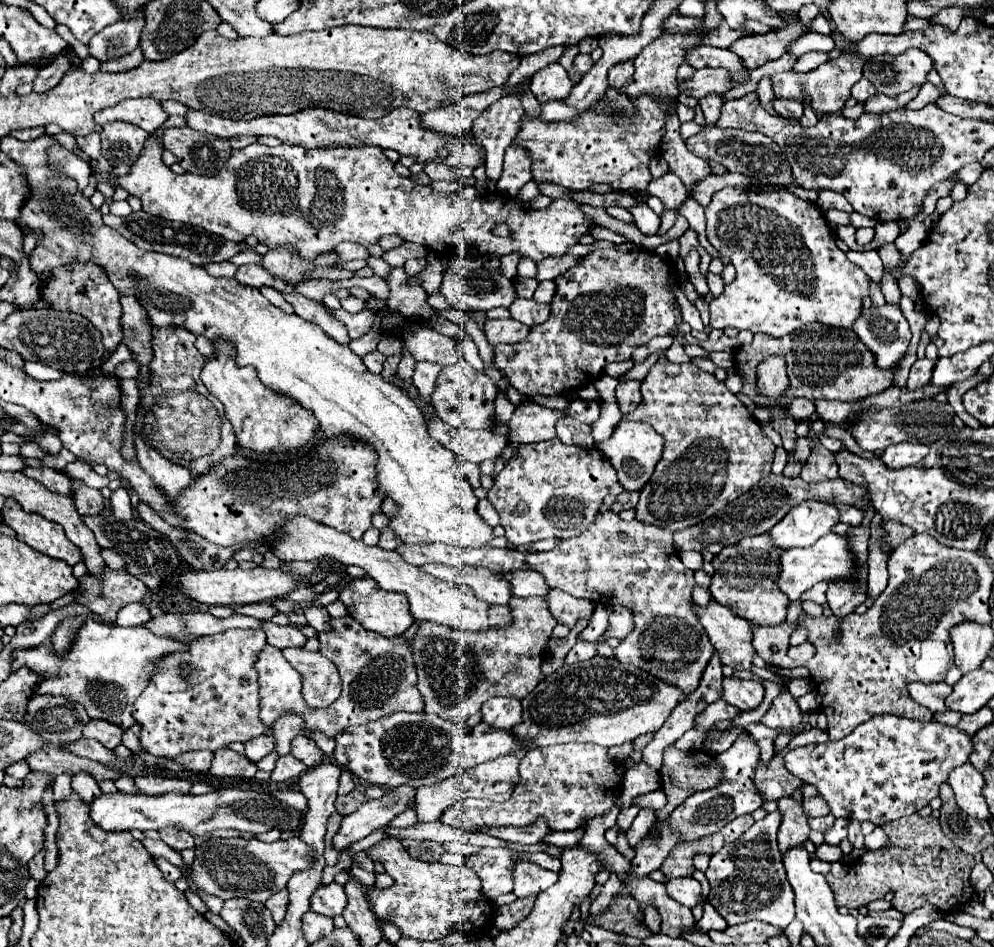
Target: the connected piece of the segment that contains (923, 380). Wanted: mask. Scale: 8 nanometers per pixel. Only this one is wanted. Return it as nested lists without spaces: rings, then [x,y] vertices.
[[[916,359],[916,363],[910,369],[910,377],[908,377],[908,389],[910,391],[926,385],[932,379],[934,363],[936,361],[932,361],[932,359]]]

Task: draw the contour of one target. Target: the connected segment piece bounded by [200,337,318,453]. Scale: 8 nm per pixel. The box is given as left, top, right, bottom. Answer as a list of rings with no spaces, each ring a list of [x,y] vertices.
[[[220,337],[212,345],[214,345],[214,357],[206,359],[200,379],[206,385],[206,389],[224,403],[226,419],[232,423],[238,443],[256,453],[272,453],[272,451],[288,453],[306,447],[312,441],[314,431],[318,429],[312,411],[308,411],[288,395],[264,387],[254,367],[238,367],[236,347],[230,341],[226,343]]]

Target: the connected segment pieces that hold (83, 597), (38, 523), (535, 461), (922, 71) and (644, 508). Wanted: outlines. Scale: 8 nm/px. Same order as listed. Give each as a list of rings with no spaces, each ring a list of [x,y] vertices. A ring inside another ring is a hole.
[[[104,569],[100,577],[86,573],[80,577],[78,593],[74,593],[74,601],[84,605],[98,623],[116,623],[118,611],[128,605],[142,601],[146,593],[146,585],[130,575],[126,569]]]
[[[6,499],[2,507],[2,517],[8,527],[12,527],[20,541],[32,549],[52,557],[62,559],[68,565],[76,565],[82,555],[78,547],[64,535],[64,529],[38,513],[26,513],[16,499]]]
[[[552,439],[522,445],[518,457],[506,463],[504,473],[494,477],[486,499],[500,513],[506,539],[514,545],[524,545],[540,539],[570,539],[580,535],[598,515],[602,499],[622,491],[614,467],[598,449],[582,449]]]
[[[908,49],[902,55],[880,55],[876,59],[866,59],[864,77],[876,87],[878,93],[898,95],[914,85],[926,81],[932,69],[932,59],[924,51]]]
[[[660,357],[642,381],[642,401],[640,405],[624,415],[628,421],[650,423],[664,439],[664,455],[652,479],[640,491],[640,501],[636,505],[636,519],[648,525],[666,527],[670,531],[682,531],[700,521],[712,517],[716,511],[726,507],[730,501],[750,491],[762,477],[770,473],[774,443],[762,433],[760,423],[750,415],[742,401],[728,391],[728,387],[714,375],[702,371],[694,363],[674,365],[666,357]]]

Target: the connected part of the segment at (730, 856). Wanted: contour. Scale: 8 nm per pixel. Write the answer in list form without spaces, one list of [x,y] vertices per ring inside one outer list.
[[[780,811],[768,813],[732,845],[724,845],[716,855],[710,857],[706,877],[710,881],[712,893],[708,895],[708,903],[714,905],[728,925],[740,925],[756,919],[784,931],[794,919],[794,895],[776,841],[780,819]]]

